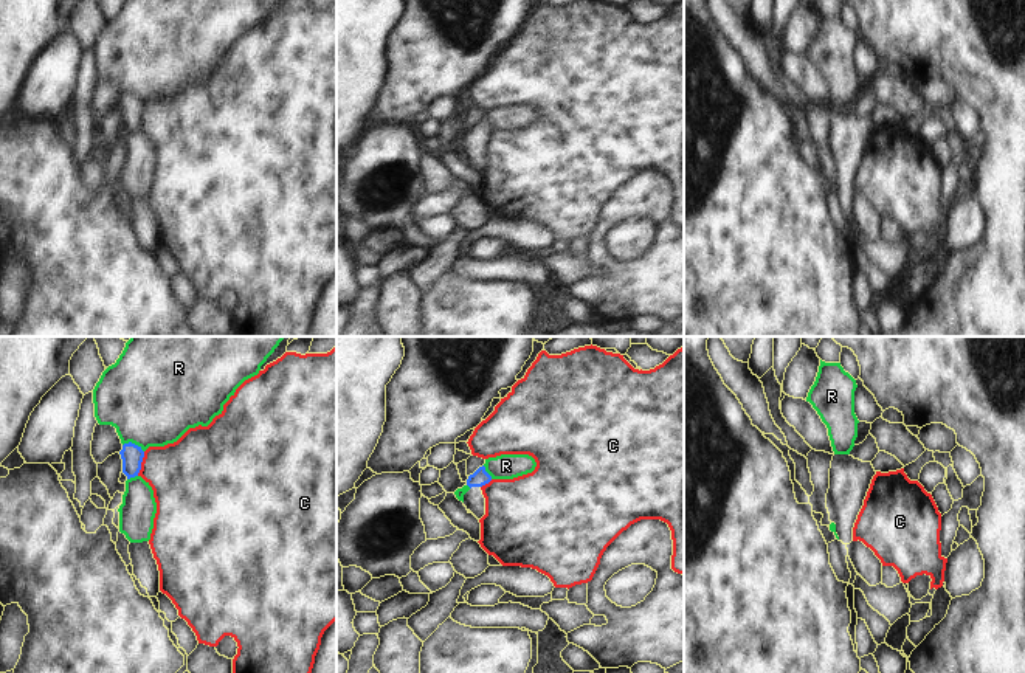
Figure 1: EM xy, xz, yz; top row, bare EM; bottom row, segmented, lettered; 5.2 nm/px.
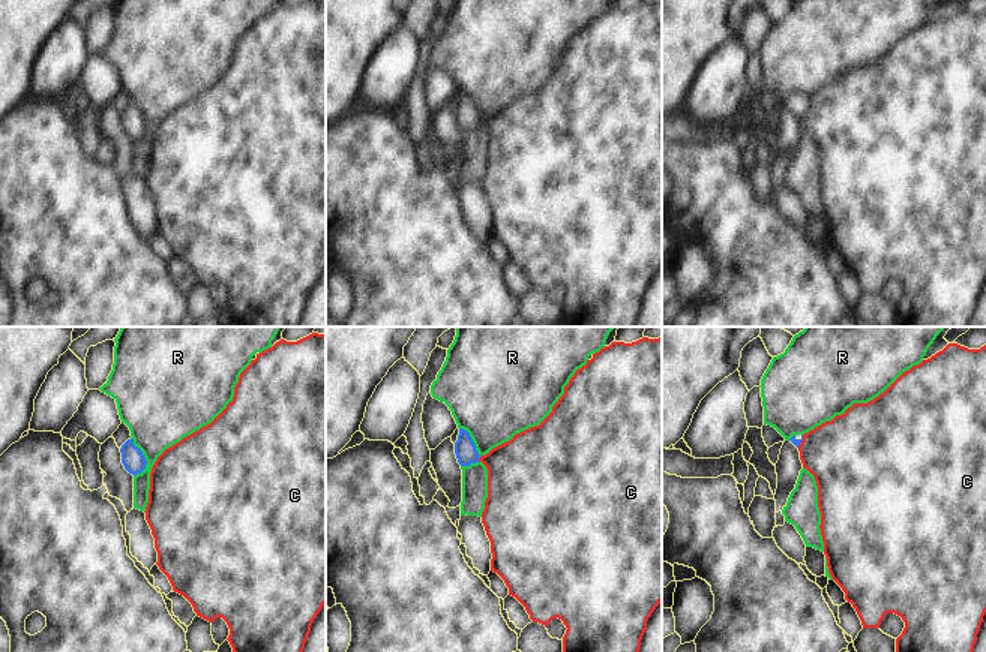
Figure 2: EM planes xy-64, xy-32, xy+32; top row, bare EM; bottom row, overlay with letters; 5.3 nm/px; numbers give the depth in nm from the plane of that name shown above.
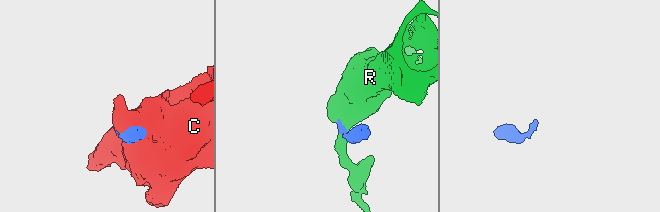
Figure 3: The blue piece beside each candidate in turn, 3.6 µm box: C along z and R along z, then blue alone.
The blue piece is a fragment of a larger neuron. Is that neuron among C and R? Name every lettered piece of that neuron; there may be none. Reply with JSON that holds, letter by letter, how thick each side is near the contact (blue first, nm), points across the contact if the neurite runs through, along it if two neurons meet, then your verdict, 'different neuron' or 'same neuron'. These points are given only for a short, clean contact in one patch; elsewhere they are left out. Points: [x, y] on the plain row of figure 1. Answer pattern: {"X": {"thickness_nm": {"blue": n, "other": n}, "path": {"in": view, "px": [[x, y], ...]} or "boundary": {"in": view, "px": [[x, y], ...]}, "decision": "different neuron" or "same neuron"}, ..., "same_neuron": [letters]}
{"C": {"thickness_nm": {"blue": 120, "other": 380}, "decision": "different neuron"}, "R": {"thickness_nm": {"blue": 120, "other": 480}, "boundary": {"in": "xy", "px": [[123, 96], [134, 95], [143, 104]]}, "decision": "different neuron"}, "same_neuron": []}

